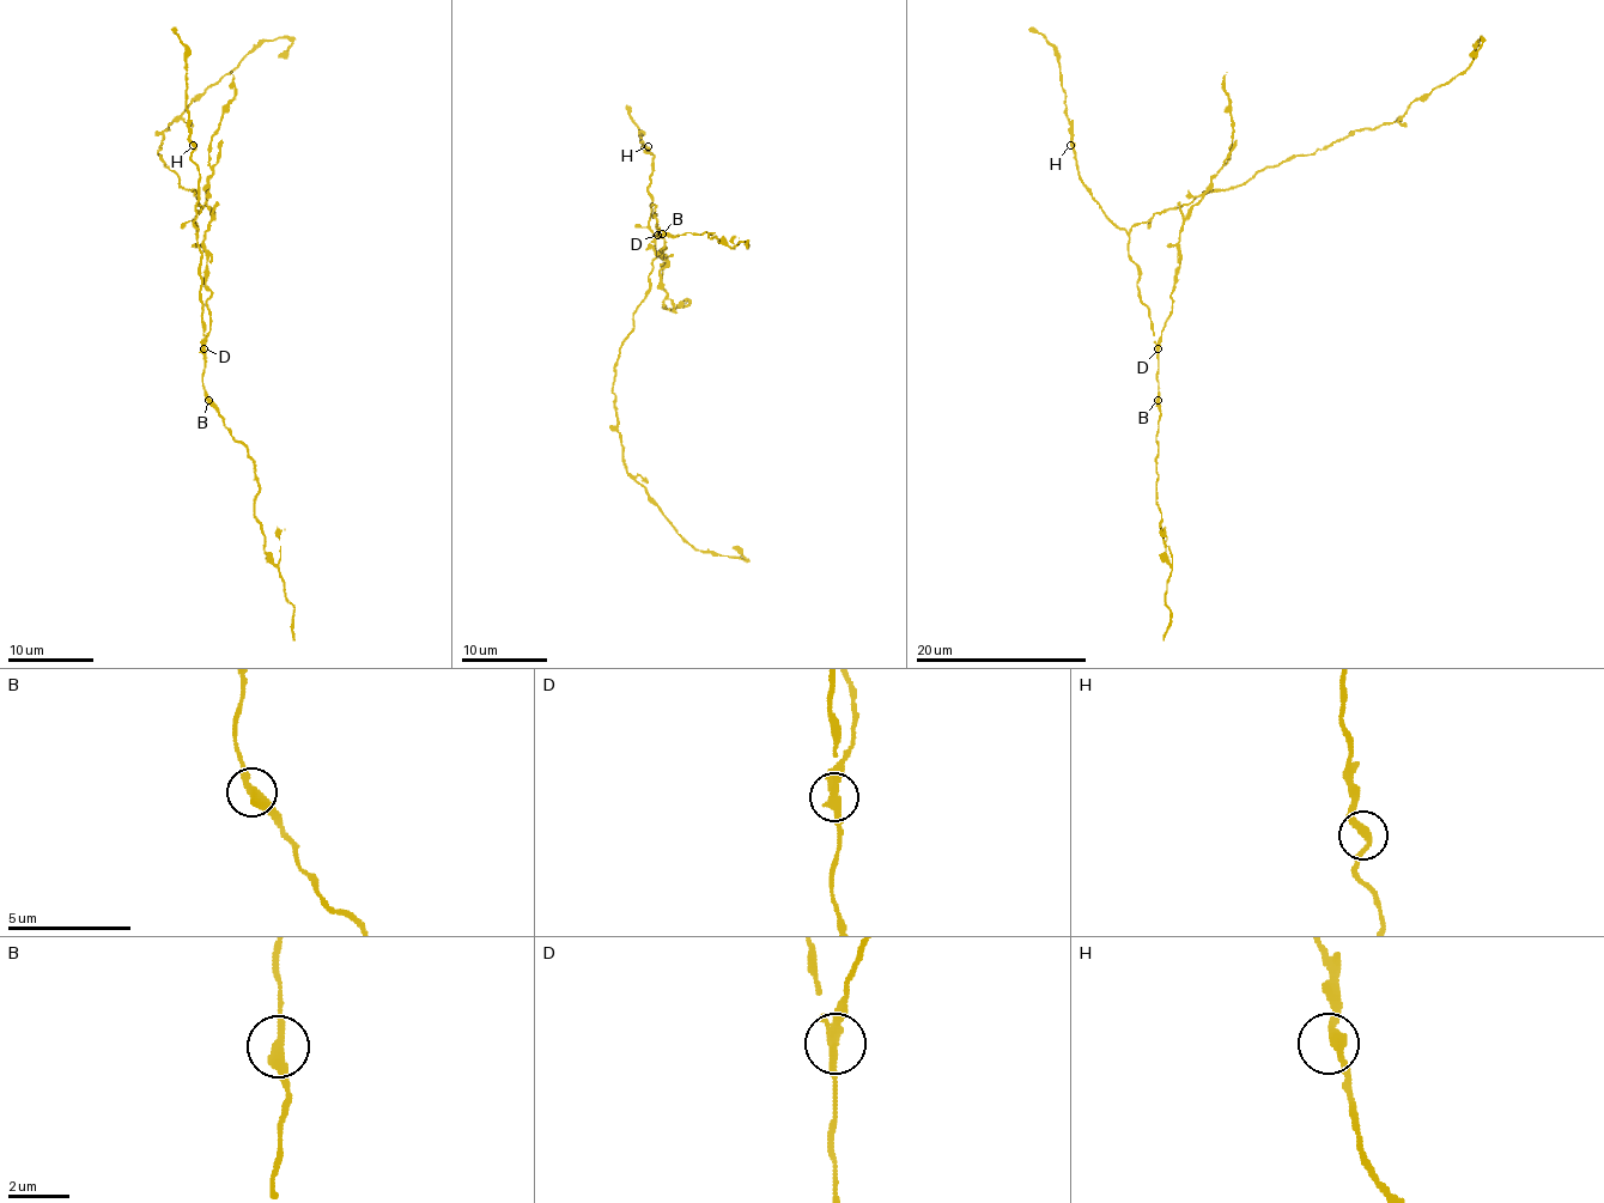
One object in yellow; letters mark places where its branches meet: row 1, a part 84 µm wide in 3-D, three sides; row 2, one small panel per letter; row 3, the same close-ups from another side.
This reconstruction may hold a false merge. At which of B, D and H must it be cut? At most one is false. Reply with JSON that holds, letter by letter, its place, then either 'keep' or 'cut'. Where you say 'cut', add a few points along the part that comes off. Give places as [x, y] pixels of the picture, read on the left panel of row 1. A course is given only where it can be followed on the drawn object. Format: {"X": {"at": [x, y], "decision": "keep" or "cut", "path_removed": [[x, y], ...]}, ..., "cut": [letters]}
{"B": {"at": [208, 400], "decision": "keep"}, "D": {"at": [204, 348], "decision": "cut", "path_removed": [[204, 348], [208, 153], [234, 96], [231, 72]]}, "H": {"at": [193, 145], "decision": "keep"}, "cut": ["D"]}

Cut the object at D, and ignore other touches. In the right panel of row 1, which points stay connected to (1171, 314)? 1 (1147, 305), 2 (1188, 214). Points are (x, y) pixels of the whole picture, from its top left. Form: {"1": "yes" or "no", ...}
{"1": "no", "2": "yes"}

